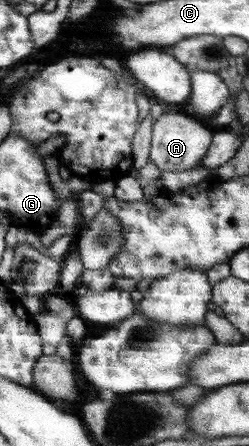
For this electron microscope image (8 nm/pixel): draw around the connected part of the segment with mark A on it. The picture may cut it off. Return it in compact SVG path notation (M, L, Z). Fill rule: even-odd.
M163 108L161 116L152 124L152 142L149 160L163 171L180 171L196 169L208 152L213 139L213 130L191 114Z

